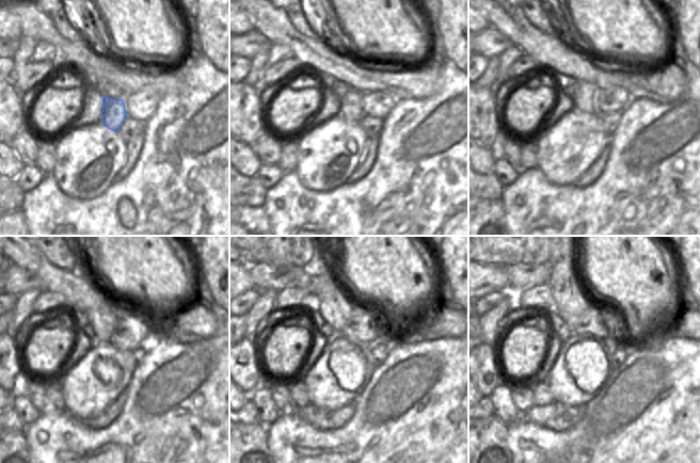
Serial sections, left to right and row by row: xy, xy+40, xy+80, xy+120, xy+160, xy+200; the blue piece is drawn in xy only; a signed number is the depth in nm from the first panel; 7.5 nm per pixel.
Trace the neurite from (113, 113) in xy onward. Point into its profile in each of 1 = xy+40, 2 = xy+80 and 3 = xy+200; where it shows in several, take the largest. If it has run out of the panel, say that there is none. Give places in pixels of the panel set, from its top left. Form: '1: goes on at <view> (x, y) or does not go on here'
1: goes on at xy+40 (350, 105)
2: goes on at xy+80 (585, 98)
3: goes on at xy+200 (570, 300)

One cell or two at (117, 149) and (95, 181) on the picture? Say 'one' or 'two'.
one

